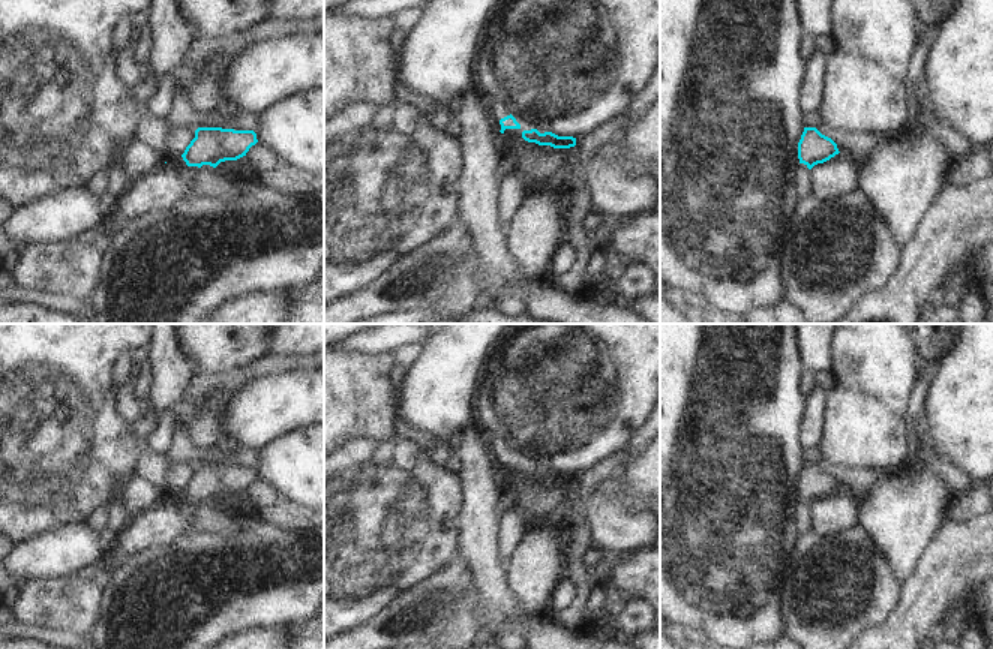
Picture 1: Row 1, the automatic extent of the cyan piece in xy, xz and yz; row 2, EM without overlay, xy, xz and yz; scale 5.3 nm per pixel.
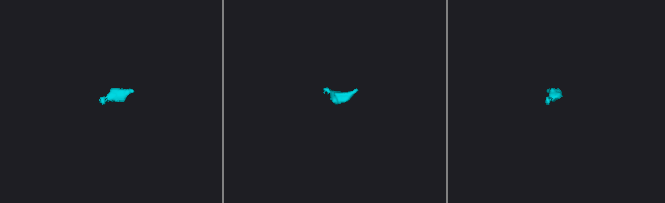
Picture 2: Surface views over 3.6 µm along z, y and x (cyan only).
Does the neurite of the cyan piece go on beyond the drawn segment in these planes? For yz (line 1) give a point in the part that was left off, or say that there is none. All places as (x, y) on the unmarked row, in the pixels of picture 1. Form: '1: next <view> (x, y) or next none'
1: next none

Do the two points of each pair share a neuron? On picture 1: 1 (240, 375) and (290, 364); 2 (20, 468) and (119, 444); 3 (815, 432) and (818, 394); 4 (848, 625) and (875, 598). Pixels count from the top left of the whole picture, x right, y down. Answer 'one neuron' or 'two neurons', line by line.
1: two neurons
2: one neuron
3: one neuron
4: one neuron

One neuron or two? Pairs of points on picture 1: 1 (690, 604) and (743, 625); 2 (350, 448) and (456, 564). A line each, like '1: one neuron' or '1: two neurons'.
1: one neuron
2: two neurons

